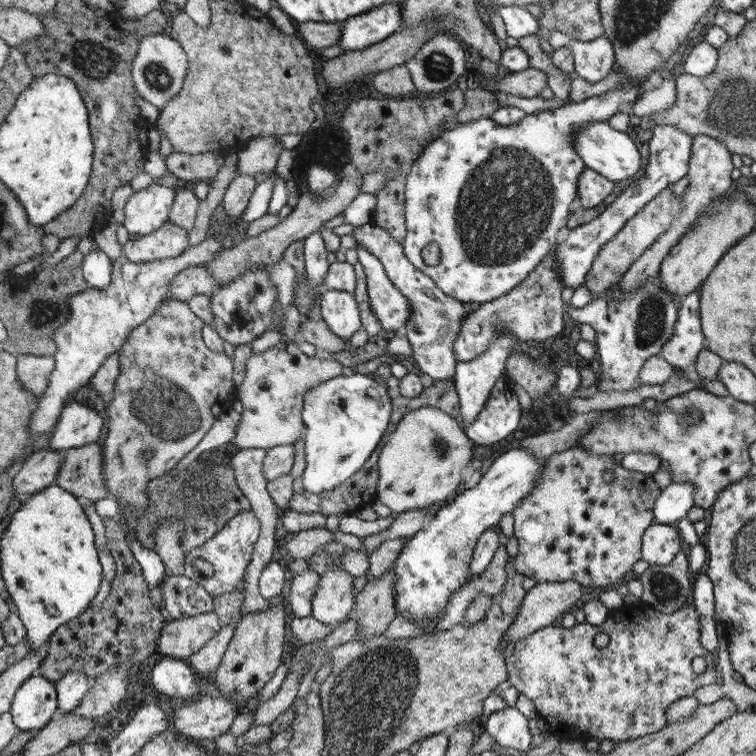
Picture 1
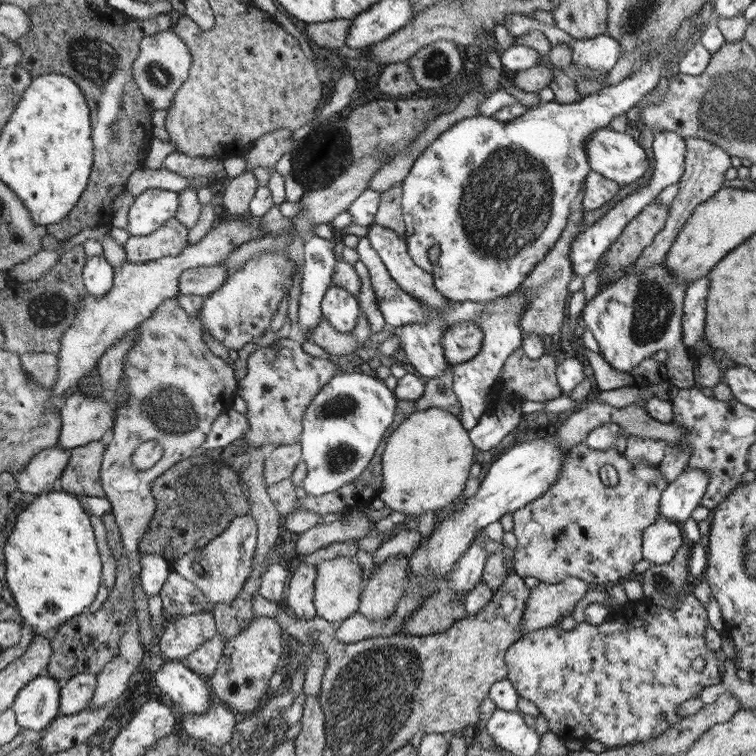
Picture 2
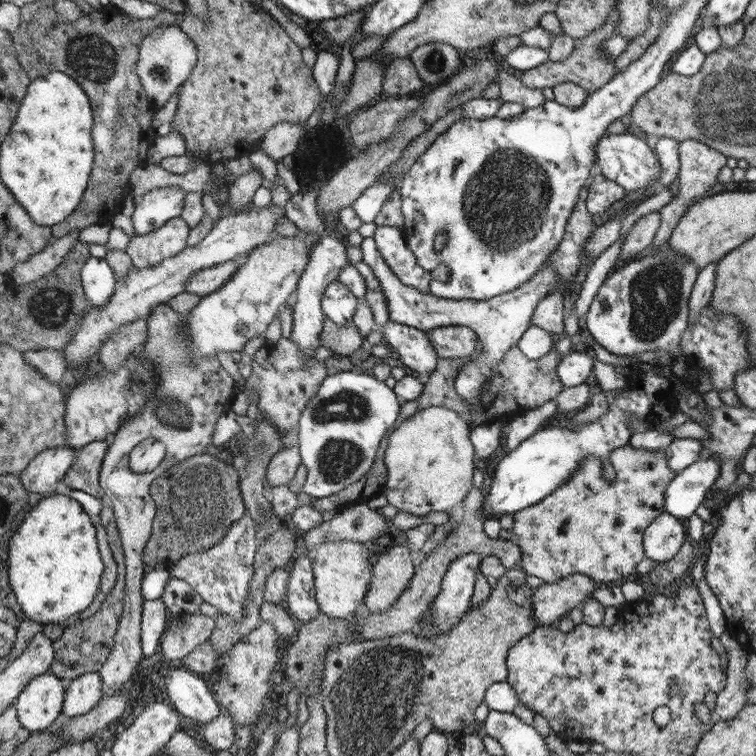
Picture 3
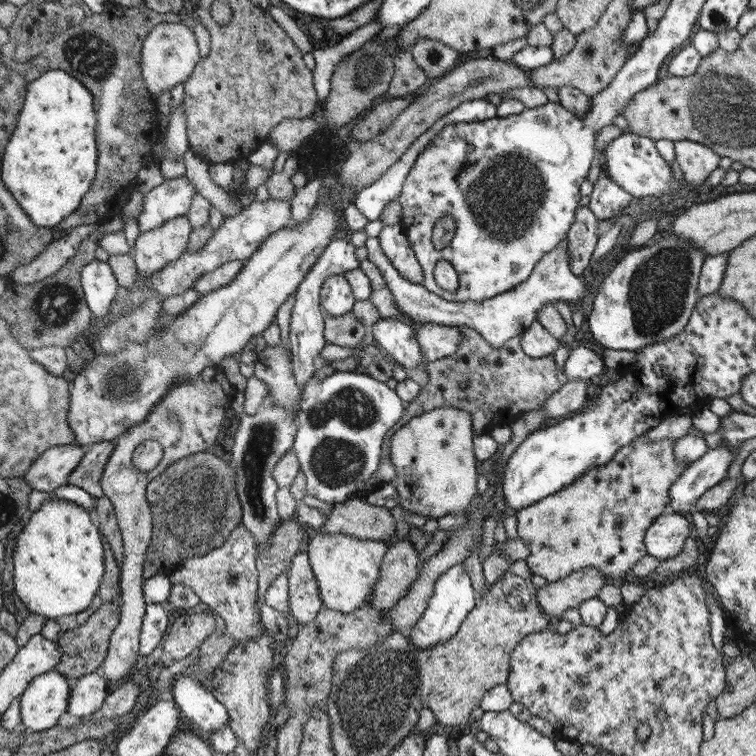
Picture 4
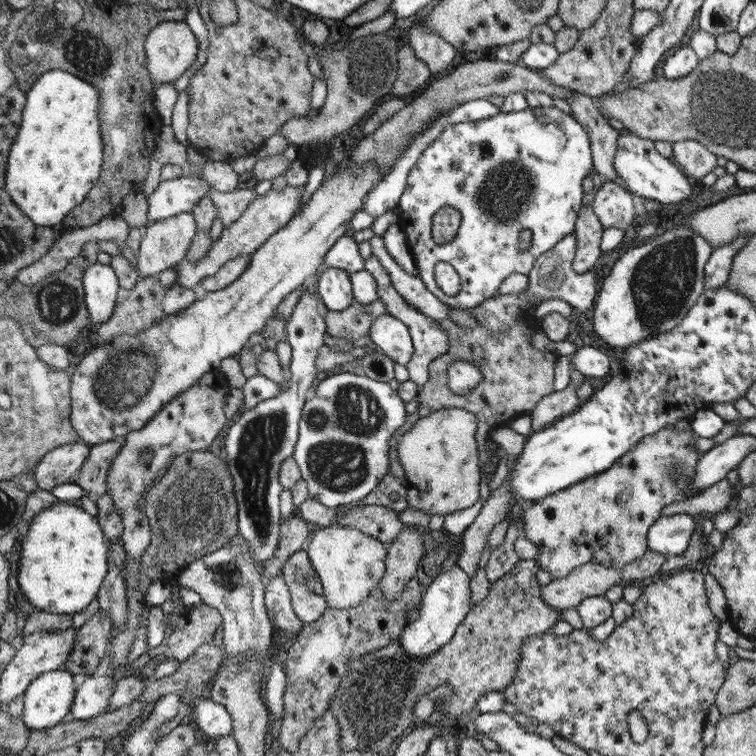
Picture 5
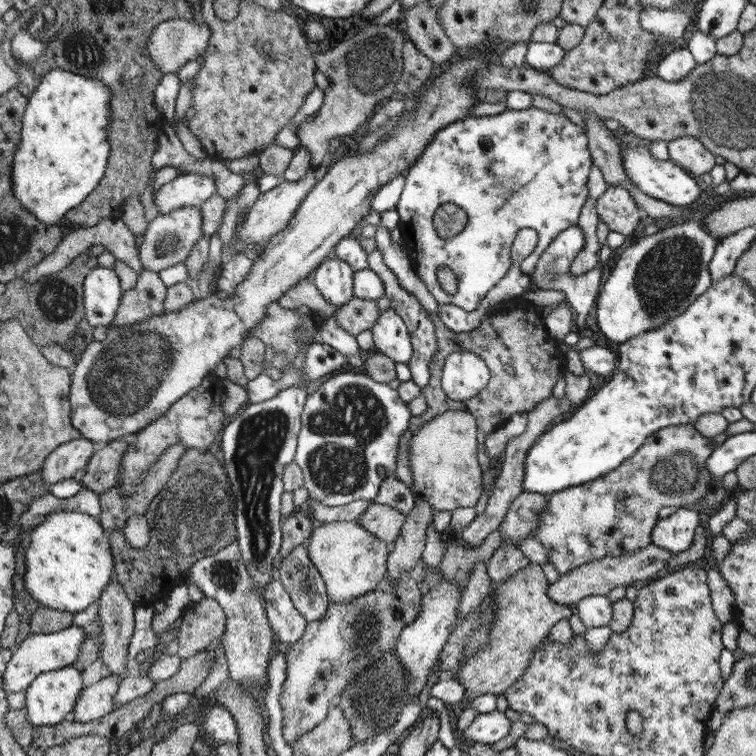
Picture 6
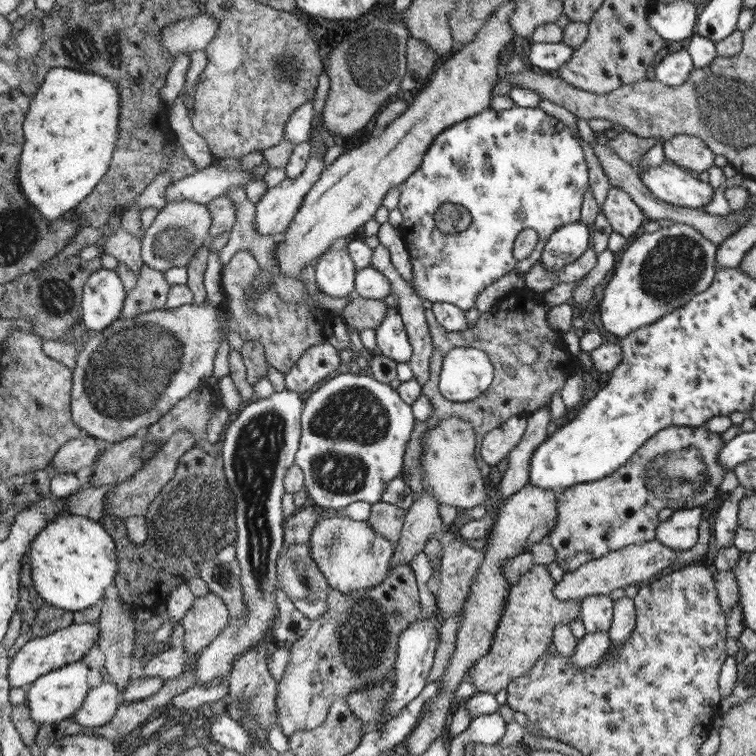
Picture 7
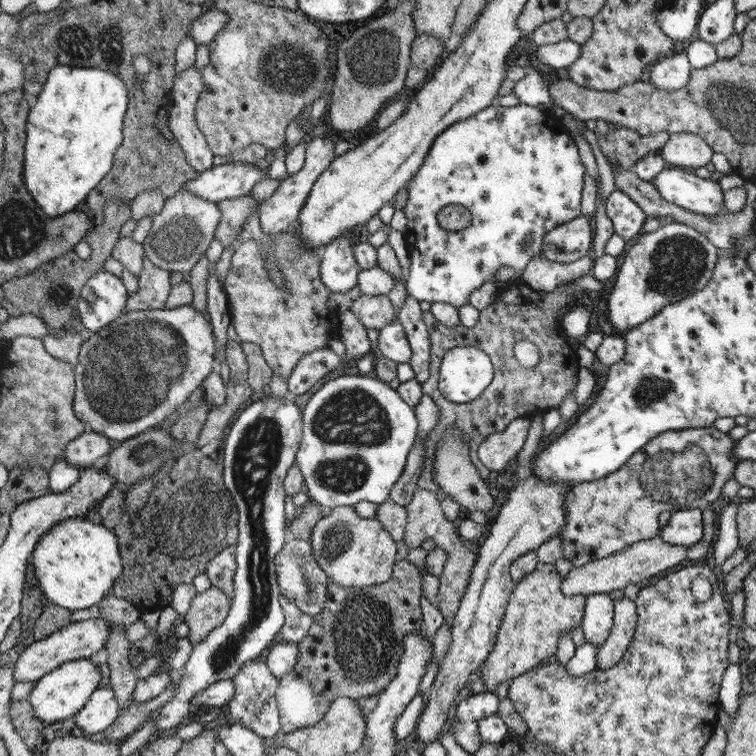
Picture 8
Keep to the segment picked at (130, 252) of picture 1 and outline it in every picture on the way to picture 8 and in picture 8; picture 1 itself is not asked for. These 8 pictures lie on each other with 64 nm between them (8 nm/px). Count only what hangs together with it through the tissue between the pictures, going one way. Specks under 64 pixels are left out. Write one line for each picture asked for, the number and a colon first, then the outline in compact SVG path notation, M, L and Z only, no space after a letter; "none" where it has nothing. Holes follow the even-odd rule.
2: M175 216L167 220L159 230L147 234L147 236L129 236L123 250L127 254L127 262L131 264L149 264L161 258L171 258L181 254L189 242L187 232Z
3: M179 216L175 220L169 220L155 232L131 238L125 252L131 256L133 268L155 268L157 264L179 256L179 252L187 248L187 238L189 224Z
4: M177 216L175 220L167 220L165 224L153 228L153 230L147 230L143 234L139 234L139 238L135 240L135 256L133 256L133 262L135 262L135 270L141 278L147 278L163 268L167 268L167 264L171 264L173 260L179 260L185 250L187 250L187 242L189 242L189 234L193 232L193 226L191 226L191 220L187 216Z
5: M181 212L177 216L161 218L161 220L147 224L145 234L141 238L141 244L139 244L139 250L137 250L139 254L137 254L137 260L135 260L139 278L145 276L145 274L157 276L161 270L177 266L187 256L187 250L189 250L193 238L195 238L195 234L197 234L197 220L195 220L193 212Z
6: M177 208L167 214L159 214L147 224L147 230L141 234L143 240L139 244L139 264L147 270L163 270L175 264L183 264L193 250L193 246L203 236L203 212L201 208Z
7: M175 200L165 204L163 210L157 212L153 224L147 228L147 234L141 238L141 260L153 270L167 272L169 268L187 268L197 250L211 242L211 210L207 204L193 204L187 200Z
8: M179 190L175 196L163 202L163 210L151 220L151 230L143 242L143 252L153 264L163 270L189 272L193 264L207 254L211 242L215 240L219 220L221 212L217 204L201 200L189 190Z

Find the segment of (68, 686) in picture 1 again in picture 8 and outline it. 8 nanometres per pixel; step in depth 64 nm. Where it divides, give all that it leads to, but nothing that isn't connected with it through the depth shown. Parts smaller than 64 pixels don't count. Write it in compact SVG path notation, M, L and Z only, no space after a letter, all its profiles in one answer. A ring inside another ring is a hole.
M97 688L91 700L75 714L75 724L89 736L105 732L115 718L119 716L119 704L113 698L113 692L107 688Z

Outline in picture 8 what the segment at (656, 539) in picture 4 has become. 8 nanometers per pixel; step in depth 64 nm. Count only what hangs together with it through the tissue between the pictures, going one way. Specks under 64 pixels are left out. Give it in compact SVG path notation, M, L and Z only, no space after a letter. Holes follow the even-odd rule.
M679 510L669 514L669 520L659 532L659 538L669 546L683 546L691 548L693 544L703 540L703 524L701 524L701 510Z

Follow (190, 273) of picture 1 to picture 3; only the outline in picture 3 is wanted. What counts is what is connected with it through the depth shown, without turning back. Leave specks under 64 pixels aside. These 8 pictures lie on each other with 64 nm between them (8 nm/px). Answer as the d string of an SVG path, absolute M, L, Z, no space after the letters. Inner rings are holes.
M239 260L235 262L223 262L215 268L209 268L209 270L201 270L201 272L195 272L189 280L187 280L187 286L185 290L187 292L193 292L197 296L207 296L219 288L223 288L223 284L227 284L227 280L231 280L231 276L235 274L235 270L239 268Z

